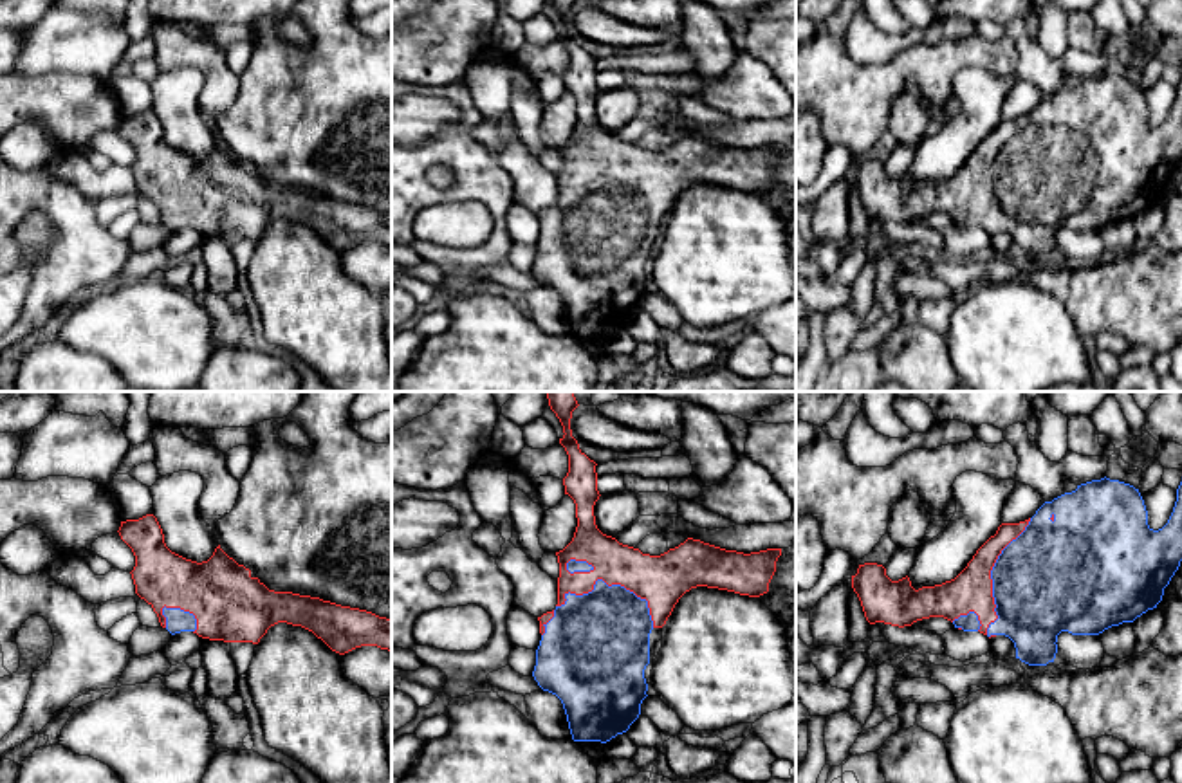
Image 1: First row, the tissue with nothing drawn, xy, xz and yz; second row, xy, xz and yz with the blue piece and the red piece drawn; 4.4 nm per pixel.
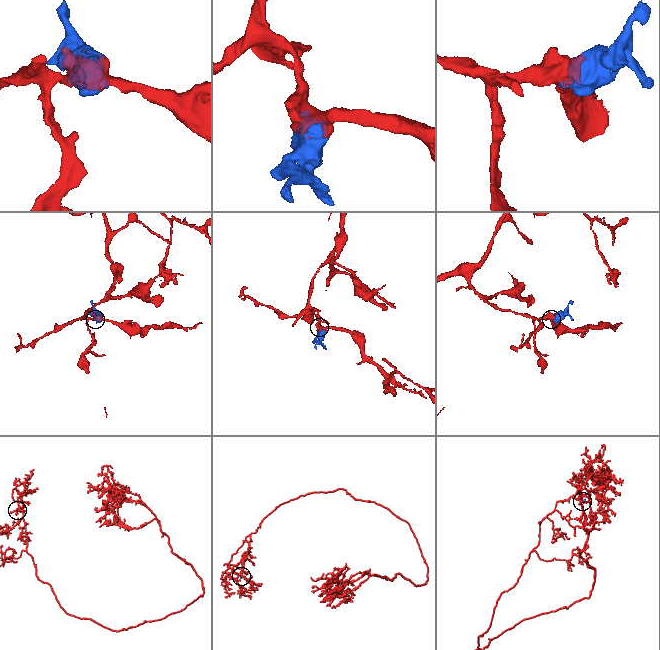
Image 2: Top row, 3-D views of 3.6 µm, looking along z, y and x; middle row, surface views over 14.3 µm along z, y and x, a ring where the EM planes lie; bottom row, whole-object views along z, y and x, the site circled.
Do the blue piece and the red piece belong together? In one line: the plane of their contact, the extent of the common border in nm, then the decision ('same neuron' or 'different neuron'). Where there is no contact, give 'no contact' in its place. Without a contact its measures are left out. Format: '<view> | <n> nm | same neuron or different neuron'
xz | 460 nm | same neuron

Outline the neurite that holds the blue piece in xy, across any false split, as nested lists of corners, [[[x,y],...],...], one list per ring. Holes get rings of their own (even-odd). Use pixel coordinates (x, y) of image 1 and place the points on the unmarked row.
[[[153,110],[121,117],[117,128],[135,152],[135,162],[130,168],[135,189],[153,204],[161,222],[171,231],[193,227],[209,236],[258,240],[271,222],[287,218],[312,227],[339,251],[361,242],[392,247],[392,215],[319,193],[269,186],[220,141],[208,157],[186,155],[166,143],[162,124]]]

